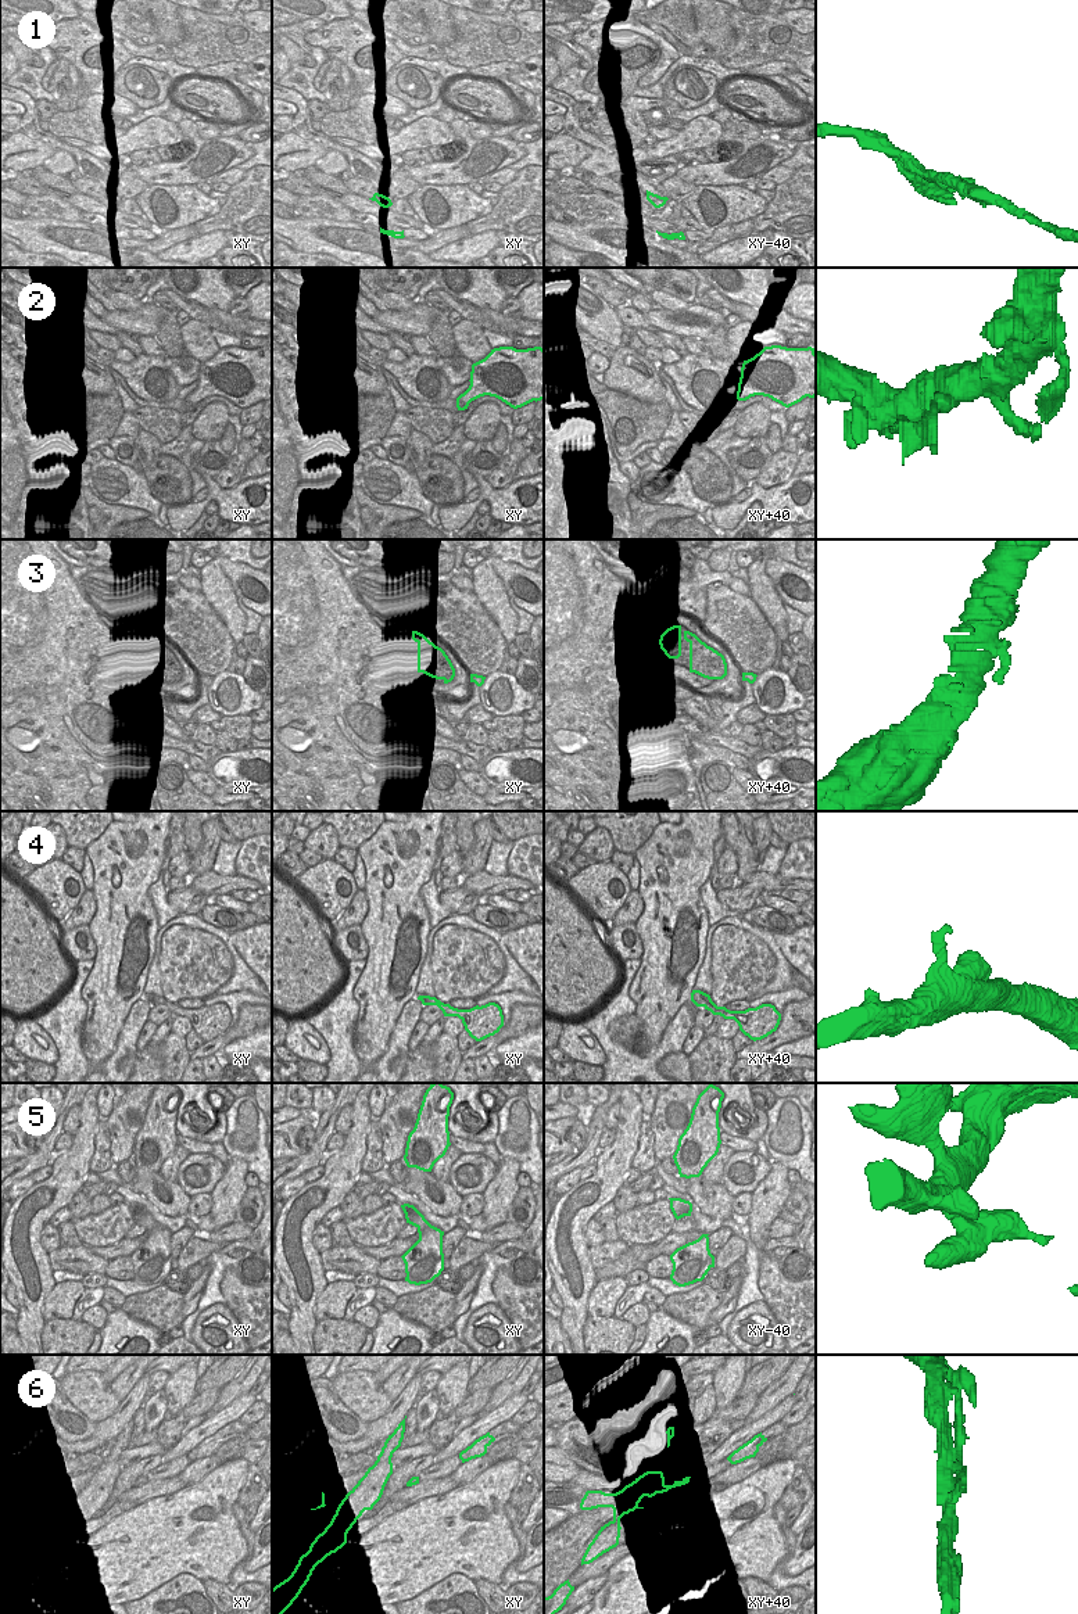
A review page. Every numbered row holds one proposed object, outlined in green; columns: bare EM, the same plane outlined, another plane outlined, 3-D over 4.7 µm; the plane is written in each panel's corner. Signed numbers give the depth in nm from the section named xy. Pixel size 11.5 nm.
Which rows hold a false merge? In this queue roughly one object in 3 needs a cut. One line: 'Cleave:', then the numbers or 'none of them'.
Cleave: 5, 6

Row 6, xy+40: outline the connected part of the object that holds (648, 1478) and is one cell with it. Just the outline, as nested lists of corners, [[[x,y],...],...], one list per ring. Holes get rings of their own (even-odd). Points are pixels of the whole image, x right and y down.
[[[647,1471],[635,1478],[633,1482],[635,1484],[635,1488],[638,1488],[642,1485],[651,1486],[653,1484],[658,1484],[659,1481],[665,1481],[662,1471]]]

